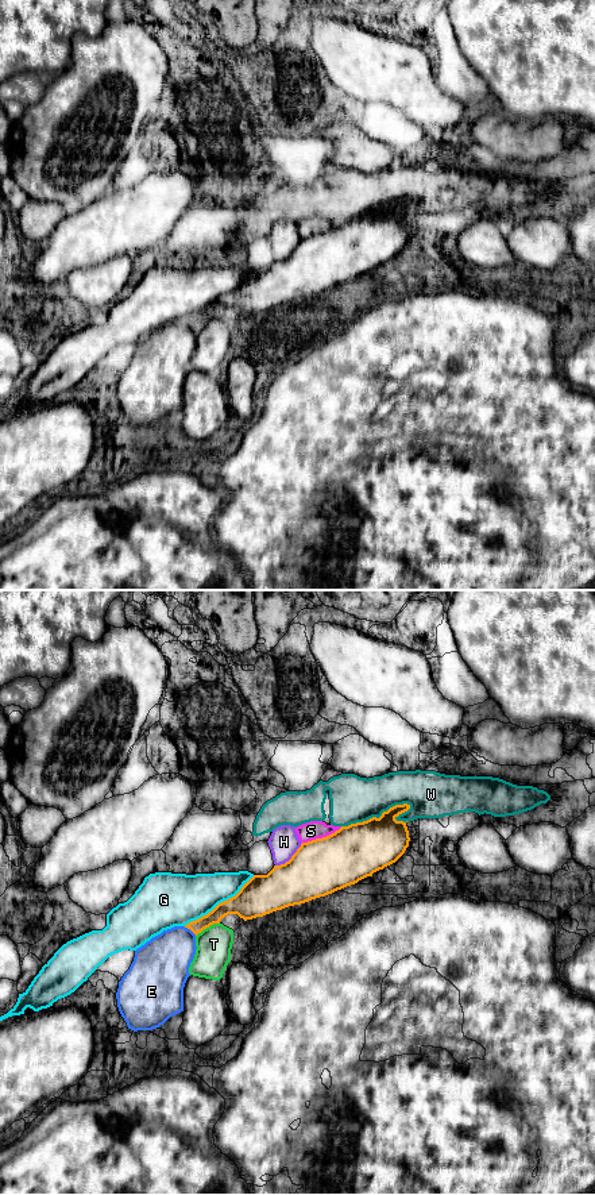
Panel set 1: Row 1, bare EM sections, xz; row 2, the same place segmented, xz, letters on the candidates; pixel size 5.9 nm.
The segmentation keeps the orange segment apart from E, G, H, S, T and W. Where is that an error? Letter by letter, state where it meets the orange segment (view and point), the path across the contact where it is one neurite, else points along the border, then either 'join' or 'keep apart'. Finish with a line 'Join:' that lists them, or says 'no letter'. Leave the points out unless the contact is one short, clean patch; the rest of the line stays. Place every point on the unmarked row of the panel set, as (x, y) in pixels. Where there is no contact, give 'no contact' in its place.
E: xz (190, 324) | keep apart
G: xz (219, 299) | join
H: xz (292, 253) | along xz (302, 238), (288, 255), (275, 261) | keep apart
S: xz (323, 232) | along xz (342, 222), (325, 231), (302, 238) | keep apart
T: xz (207, 322) | keep apart
W: xz (375, 212) | keep apart
Join: G

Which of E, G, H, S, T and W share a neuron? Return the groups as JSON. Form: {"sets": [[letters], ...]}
{"sets": [["E", "T"], ["G"], ["H"], ["S"], ["W"]]}

